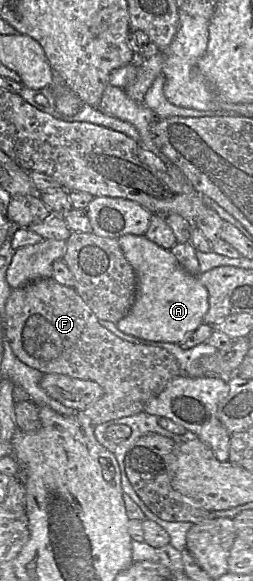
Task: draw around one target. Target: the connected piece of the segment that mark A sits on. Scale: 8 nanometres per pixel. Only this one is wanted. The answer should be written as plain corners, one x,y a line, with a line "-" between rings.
125,235
117,239
127,261
137,277
135,302
129,313
119,320
117,328
123,333
153,342
180,344
186,336
194,332
204,321
209,309
208,290
197,276
187,272
170,250
164,249
143,236

